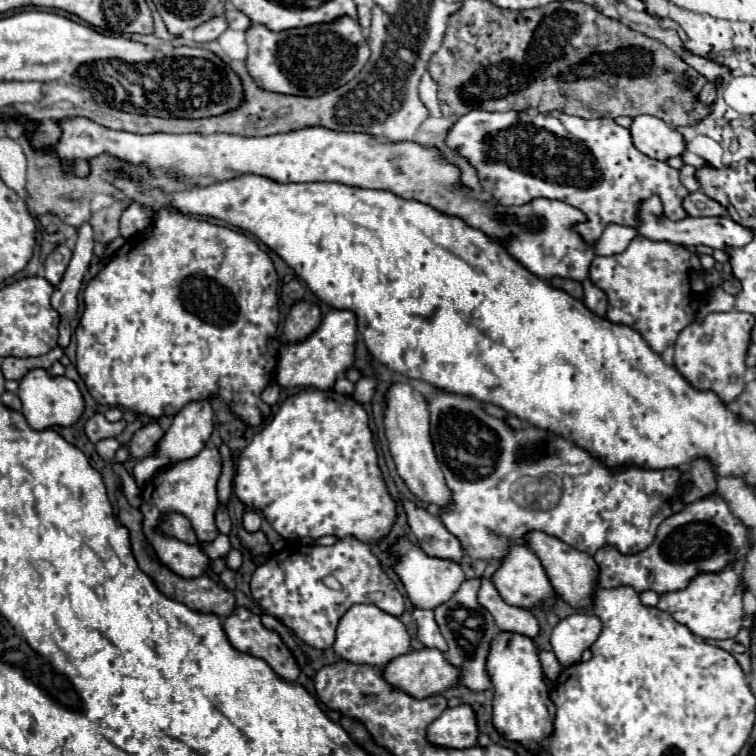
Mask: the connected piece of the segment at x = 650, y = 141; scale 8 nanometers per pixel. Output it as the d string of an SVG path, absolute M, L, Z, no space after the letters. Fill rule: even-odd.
M636 116L630 132L634 146L648 158L660 162L666 162L672 156L682 156L686 150L684 136L656 116Z

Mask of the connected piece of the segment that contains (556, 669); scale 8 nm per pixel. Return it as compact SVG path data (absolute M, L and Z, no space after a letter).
M540 650L538 656L540 656L540 664L542 664L542 670L544 670L546 678L548 678L550 682L554 682L554 680L558 678L560 670L562 670L562 666L560 666L558 660L556 660L556 656L554 656L552 652L546 652L546 650Z

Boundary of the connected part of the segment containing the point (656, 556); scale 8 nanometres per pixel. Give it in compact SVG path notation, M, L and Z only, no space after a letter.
M720 492L700 498L686 504L680 512L668 516L658 532L654 542L638 554L622 554L614 546L604 546L594 554L594 560L600 568L598 586L600 588L618 588L632 586L636 592L652 590L658 596L674 590L682 590L688 582L702 572L720 572L726 566L738 562L740 550L748 550L748 526L730 512L728 502Z

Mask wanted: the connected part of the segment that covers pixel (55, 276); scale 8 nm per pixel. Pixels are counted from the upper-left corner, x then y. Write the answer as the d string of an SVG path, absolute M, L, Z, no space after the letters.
M62 244L62 246L58 246L58 248L54 248L52 252L50 252L50 256L46 258L46 262L44 262L44 278L52 284L52 286L56 286L60 280L62 280L62 274L64 274L64 270L66 270L66 266L68 266L68 262L70 262L70 256L72 256L72 250L66 246L66 244Z

